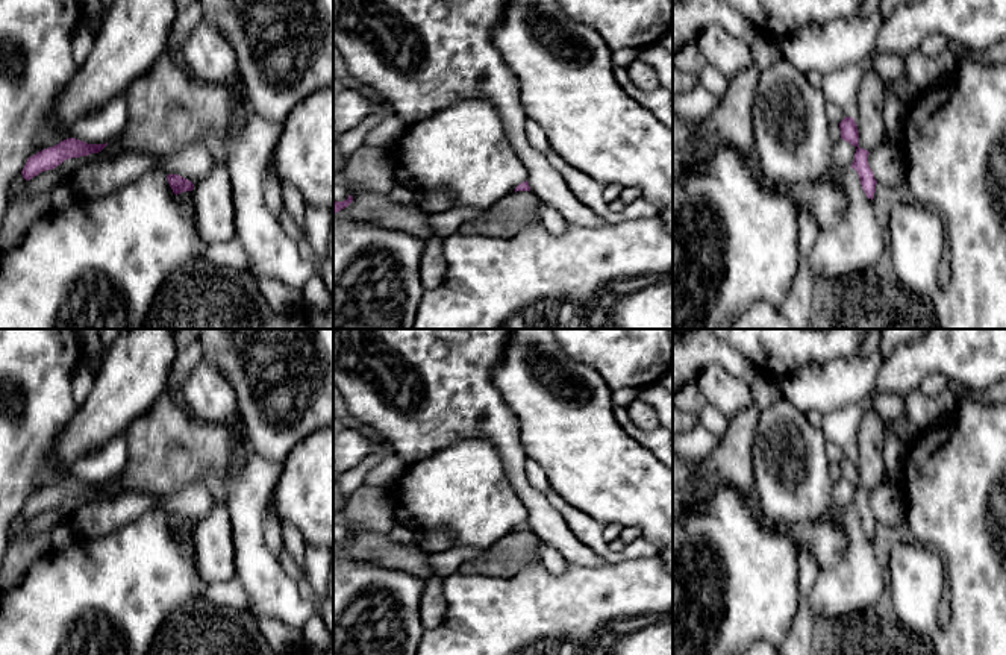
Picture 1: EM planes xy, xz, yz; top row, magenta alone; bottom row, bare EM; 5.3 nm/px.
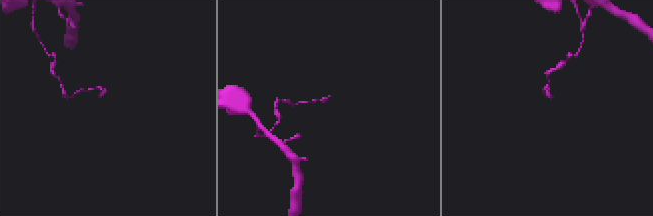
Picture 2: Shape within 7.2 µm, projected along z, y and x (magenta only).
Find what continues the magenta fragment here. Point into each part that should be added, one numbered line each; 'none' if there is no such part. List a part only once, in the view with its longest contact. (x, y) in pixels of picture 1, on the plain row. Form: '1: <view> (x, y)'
none

